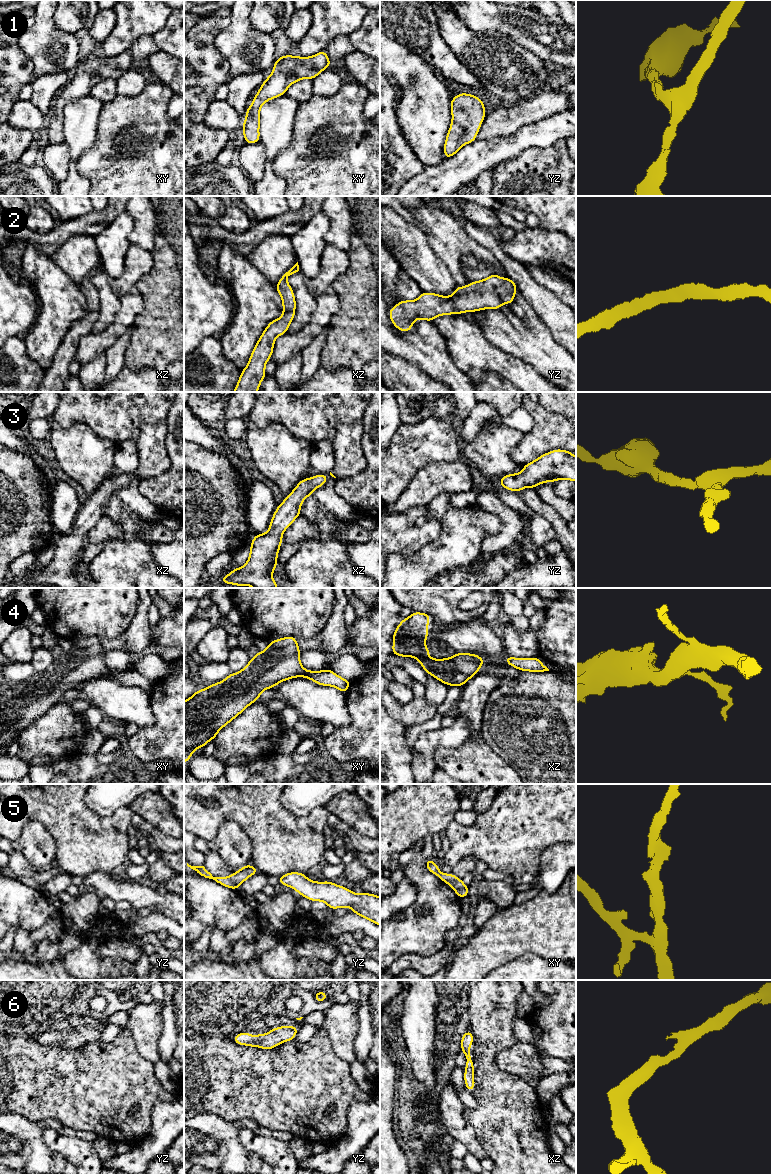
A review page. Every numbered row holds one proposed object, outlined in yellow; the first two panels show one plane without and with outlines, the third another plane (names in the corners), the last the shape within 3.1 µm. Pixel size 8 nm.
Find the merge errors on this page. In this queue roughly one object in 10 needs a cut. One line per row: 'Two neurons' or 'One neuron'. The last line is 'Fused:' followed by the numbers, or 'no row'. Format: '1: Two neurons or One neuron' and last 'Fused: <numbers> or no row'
1: One neuron
2: One neuron
3: One neuron
4: One neuron
5: One neuron
6: One neuron
Fused: no row

